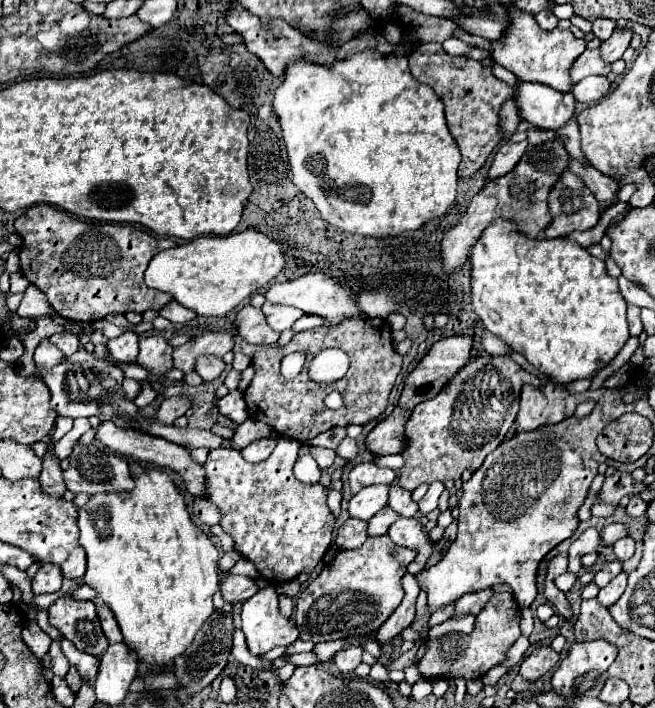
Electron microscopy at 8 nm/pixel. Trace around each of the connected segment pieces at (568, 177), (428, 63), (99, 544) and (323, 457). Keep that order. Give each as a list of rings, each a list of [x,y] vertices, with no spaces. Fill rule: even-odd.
[[[569,170],[561,174],[549,192],[549,212],[553,220],[543,232],[547,240],[563,238],[573,230],[589,230],[601,216],[593,192]]]
[[[419,44],[409,56],[409,68],[413,78],[423,84],[429,84],[445,104],[449,132],[461,148],[459,176],[471,176],[485,164],[487,156],[501,140],[497,128],[497,114],[501,104],[513,96],[511,86],[497,80],[489,68],[485,68],[473,58],[449,56],[441,48],[441,44]]]
[[[149,470],[135,478],[135,488],[129,494],[105,492],[91,496],[89,504],[79,510],[79,530],[79,544],[87,552],[85,584],[97,592],[93,602],[113,610],[123,632],[123,642],[139,662],[157,668],[173,664],[213,614],[213,594],[219,584],[219,550],[211,538],[191,522],[183,496],[171,478],[161,470]]]
[[[311,448],[311,456],[317,460],[317,464],[321,468],[329,468],[335,460],[335,450],[329,450],[329,448]]]

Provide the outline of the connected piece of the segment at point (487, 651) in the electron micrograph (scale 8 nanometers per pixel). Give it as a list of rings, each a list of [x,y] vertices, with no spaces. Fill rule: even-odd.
[[[511,592],[495,594],[485,608],[477,614],[475,628],[469,634],[463,632],[447,632],[445,636],[433,640],[429,644],[427,654],[417,664],[417,670],[425,680],[437,680],[437,678],[463,678],[463,680],[477,680],[483,678],[493,666],[503,664],[507,660],[509,648],[515,644],[515,640],[521,636],[519,632],[519,620],[521,610],[513,598]]]

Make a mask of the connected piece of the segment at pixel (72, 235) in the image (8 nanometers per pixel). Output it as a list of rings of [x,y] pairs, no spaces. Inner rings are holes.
[[[37,204],[27,208],[17,220],[15,230],[23,238],[19,256],[21,256],[21,274],[37,286],[49,300],[51,308],[69,320],[75,322],[95,322],[105,318],[107,314],[127,314],[127,312],[159,312],[171,296],[159,290],[145,286],[143,272],[149,260],[165,248],[173,248],[175,242],[171,238],[161,238],[145,232],[135,224],[109,224],[109,222],[93,222],[75,218],[63,210],[57,210],[49,204]]]

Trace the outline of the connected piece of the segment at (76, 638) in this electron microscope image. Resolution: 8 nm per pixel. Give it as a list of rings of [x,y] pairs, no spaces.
[[[69,596],[59,598],[49,608],[49,622],[63,634],[63,638],[71,640],[77,650],[101,656],[107,648],[103,638],[105,634],[101,632],[95,604],[91,600],[77,602]]]

